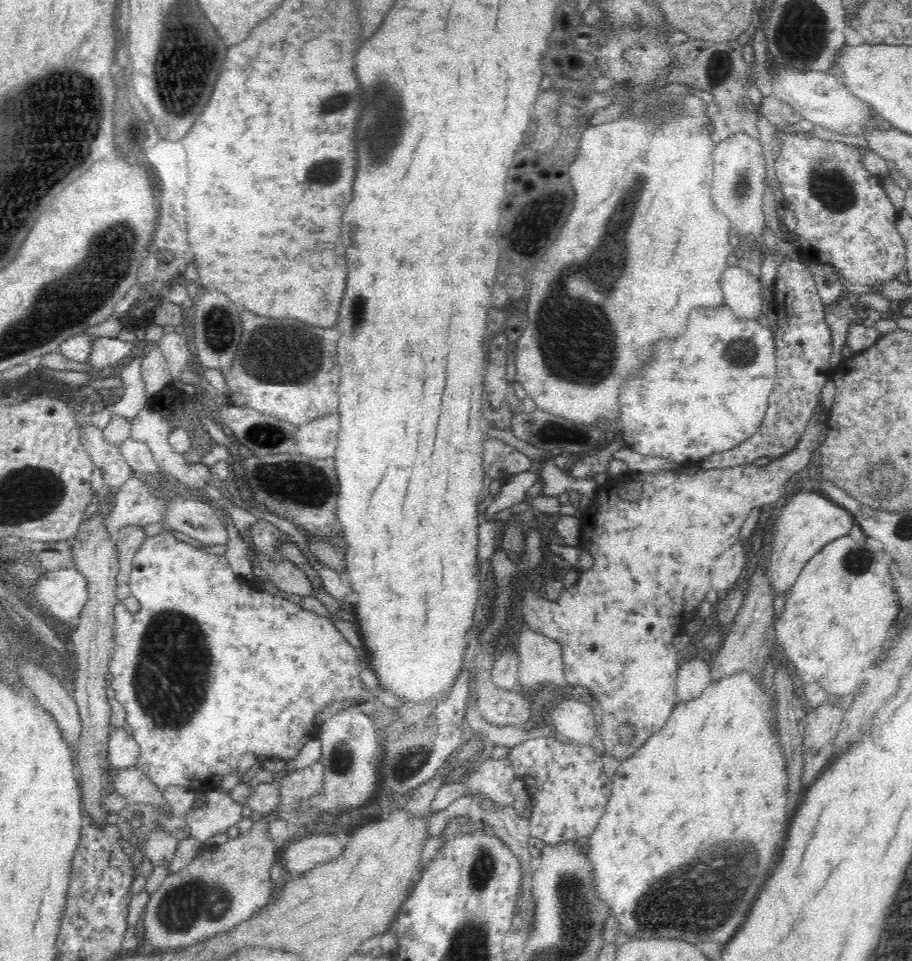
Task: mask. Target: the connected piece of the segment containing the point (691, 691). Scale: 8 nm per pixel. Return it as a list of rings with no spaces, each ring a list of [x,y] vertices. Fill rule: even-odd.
[[[706,657],[684,661],[677,670],[676,690],[680,702],[700,696],[710,682],[711,669]]]

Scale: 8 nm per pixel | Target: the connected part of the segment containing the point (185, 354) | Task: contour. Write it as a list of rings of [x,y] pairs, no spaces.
[[[168,328],[157,344],[160,352],[162,352],[165,360],[168,362],[170,375],[173,380],[180,377],[184,366],[194,356],[193,349],[188,347],[185,337],[184,334],[176,334],[171,328]]]

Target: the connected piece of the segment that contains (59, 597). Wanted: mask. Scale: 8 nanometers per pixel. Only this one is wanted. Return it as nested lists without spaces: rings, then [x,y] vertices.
[[[71,566],[48,571],[42,575],[40,583],[34,587],[34,594],[32,594],[33,603],[41,608],[43,614],[54,616],[57,621],[76,624],[80,614],[82,614],[82,608],[88,602],[88,584],[86,578],[78,569]]]

